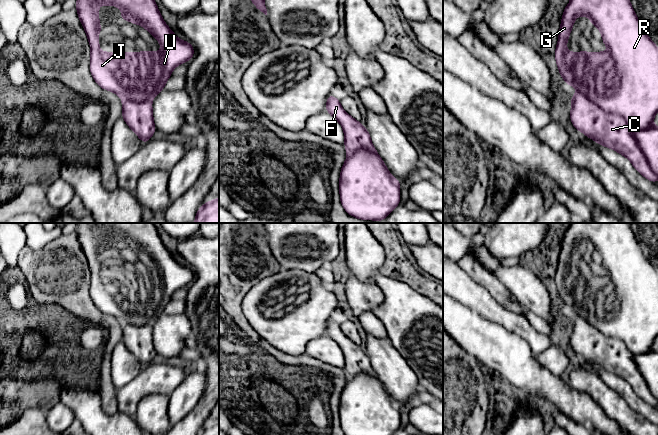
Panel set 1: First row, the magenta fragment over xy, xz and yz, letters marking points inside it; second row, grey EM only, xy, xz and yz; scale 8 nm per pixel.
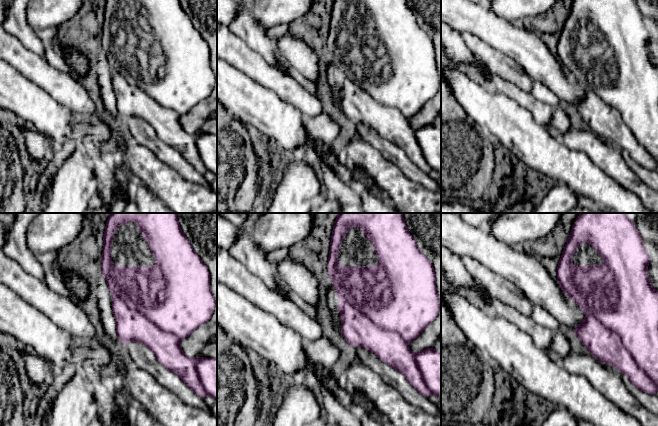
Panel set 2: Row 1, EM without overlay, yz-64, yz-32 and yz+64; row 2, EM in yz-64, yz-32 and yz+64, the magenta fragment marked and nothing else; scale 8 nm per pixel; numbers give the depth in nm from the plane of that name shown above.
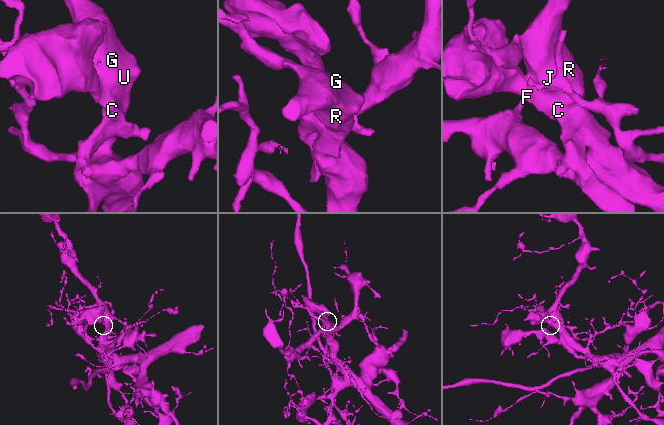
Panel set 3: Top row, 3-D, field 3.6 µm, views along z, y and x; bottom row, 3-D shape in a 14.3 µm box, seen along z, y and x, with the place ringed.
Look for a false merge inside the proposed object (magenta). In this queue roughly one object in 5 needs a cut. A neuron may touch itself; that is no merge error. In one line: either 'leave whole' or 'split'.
leave whole

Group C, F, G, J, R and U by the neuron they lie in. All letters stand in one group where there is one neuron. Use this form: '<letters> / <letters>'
C F G J R U

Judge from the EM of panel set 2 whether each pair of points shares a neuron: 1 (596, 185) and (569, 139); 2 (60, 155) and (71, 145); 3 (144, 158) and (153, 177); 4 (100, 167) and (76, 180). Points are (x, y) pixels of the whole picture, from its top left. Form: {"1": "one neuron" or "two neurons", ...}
{"1": "two neurons", "2": "one neuron", "3": "one neuron", "4": "two neurons"}

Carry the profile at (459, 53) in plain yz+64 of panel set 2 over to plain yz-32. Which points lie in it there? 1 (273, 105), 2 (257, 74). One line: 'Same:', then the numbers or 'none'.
Same: 2

